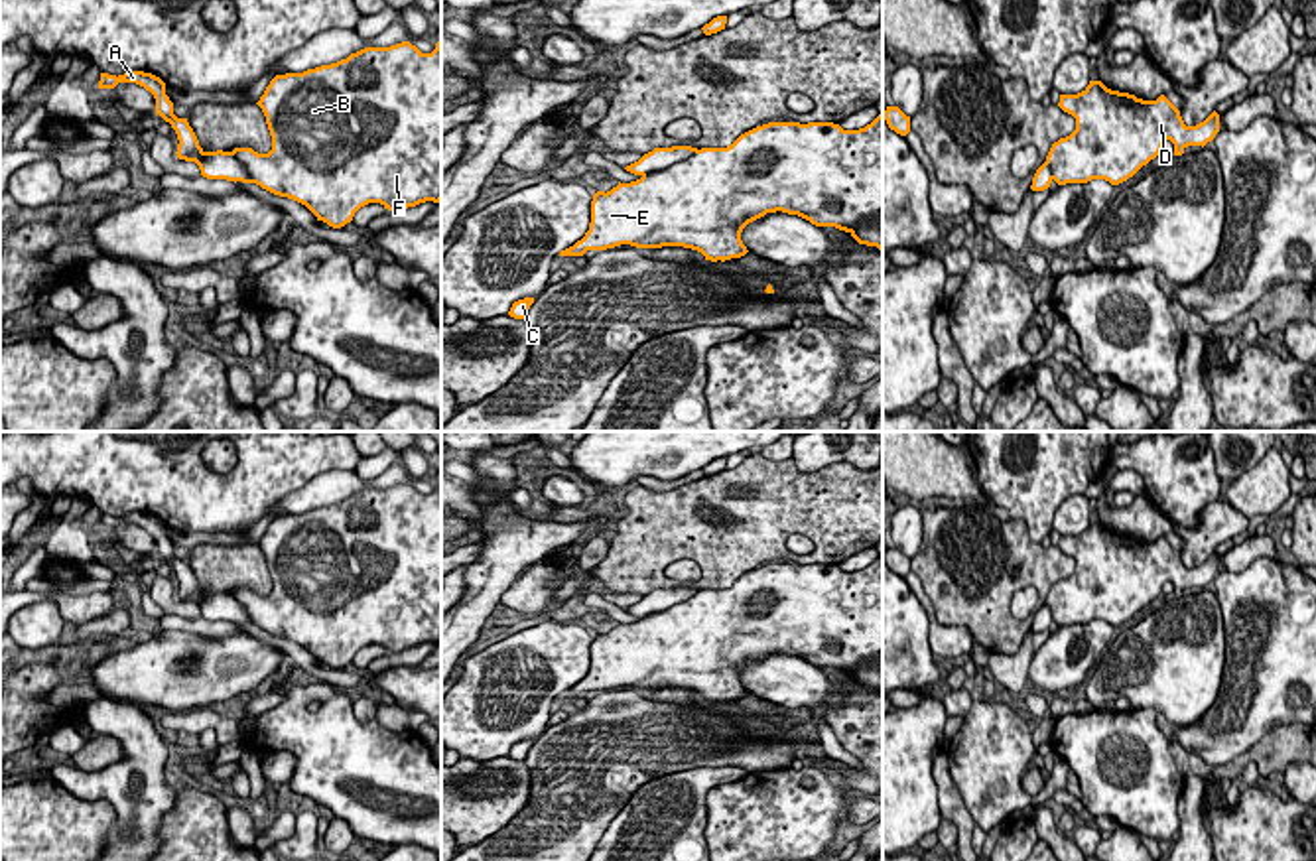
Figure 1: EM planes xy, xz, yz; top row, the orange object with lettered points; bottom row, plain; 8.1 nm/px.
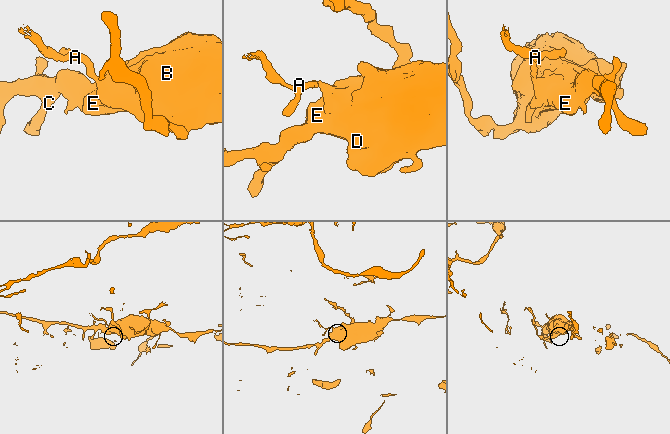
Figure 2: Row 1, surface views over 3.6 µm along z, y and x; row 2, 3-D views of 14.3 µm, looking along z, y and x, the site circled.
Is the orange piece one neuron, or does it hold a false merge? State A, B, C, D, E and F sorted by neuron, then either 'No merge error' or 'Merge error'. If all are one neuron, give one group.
Groups: A / B C D E F. Merge error

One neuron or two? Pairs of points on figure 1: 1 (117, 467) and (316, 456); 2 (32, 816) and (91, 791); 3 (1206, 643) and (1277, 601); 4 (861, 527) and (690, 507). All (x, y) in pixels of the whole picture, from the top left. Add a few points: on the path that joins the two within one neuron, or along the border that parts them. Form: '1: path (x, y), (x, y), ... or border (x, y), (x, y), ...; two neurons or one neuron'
1: path (166, 477), (176, 485), (251, 485), (266, 469); one neuron
2: border (54, 777), (75, 796), (105, 800), (117, 814); two neurons
3: border (1214, 594), (1224, 629), (1222, 678); two neurons
4: path (818, 505), (733, 503); one neuron

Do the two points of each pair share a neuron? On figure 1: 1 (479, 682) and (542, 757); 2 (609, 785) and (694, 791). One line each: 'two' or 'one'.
1: two
2: two

